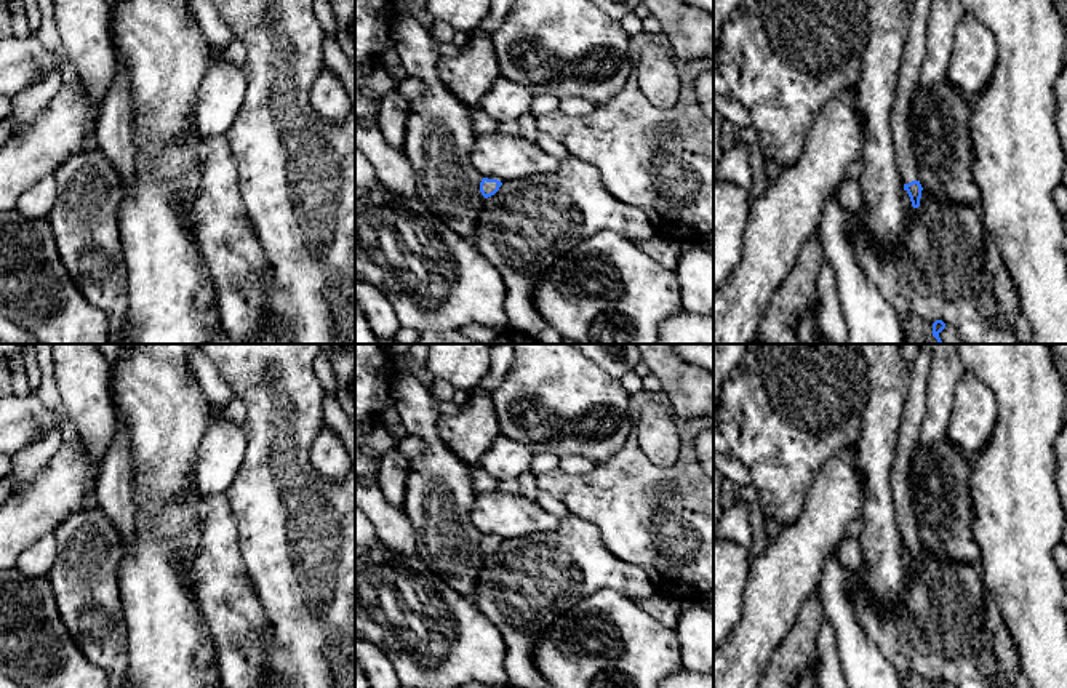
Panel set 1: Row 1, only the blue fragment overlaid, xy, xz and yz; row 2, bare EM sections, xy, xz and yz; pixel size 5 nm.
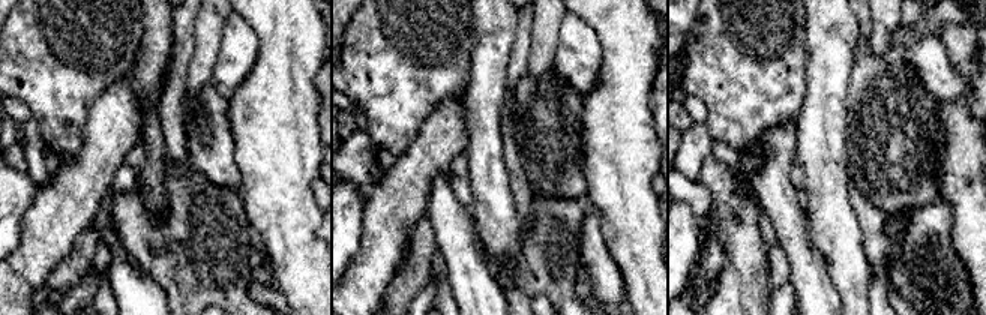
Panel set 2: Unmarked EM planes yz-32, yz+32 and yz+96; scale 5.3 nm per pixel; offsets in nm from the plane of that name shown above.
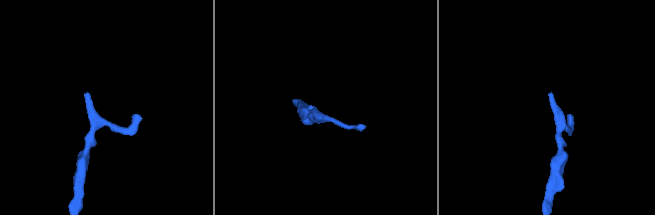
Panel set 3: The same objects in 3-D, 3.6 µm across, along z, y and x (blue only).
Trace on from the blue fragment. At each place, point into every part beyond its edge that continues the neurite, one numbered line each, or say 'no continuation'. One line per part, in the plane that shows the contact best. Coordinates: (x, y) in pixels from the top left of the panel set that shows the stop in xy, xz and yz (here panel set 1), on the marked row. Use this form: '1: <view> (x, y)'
1: yz (915, 48)

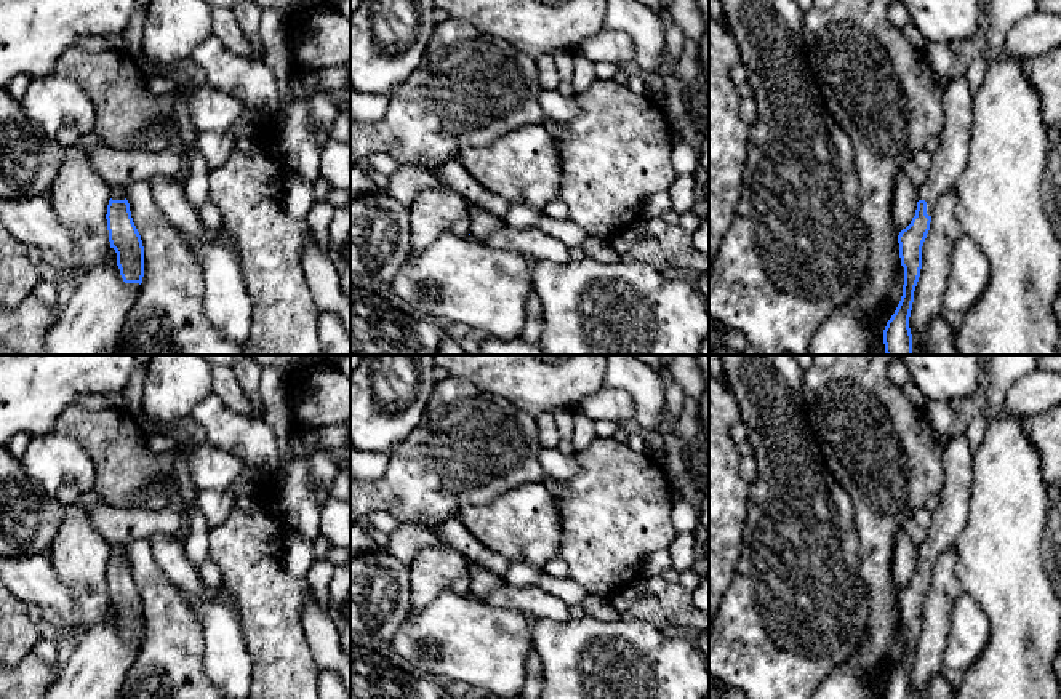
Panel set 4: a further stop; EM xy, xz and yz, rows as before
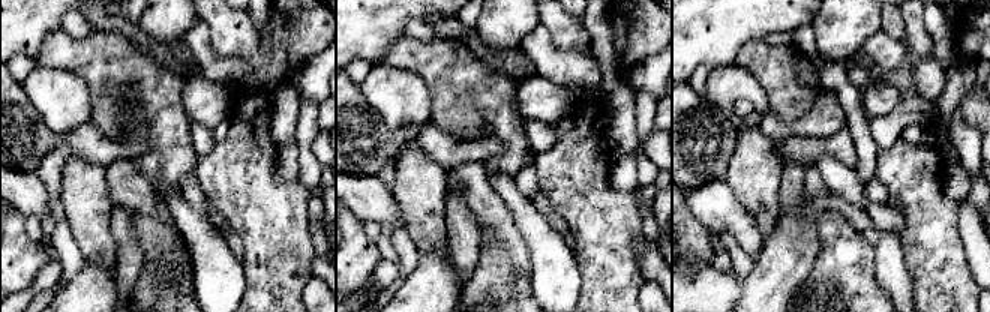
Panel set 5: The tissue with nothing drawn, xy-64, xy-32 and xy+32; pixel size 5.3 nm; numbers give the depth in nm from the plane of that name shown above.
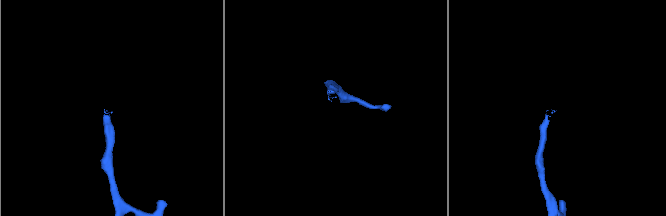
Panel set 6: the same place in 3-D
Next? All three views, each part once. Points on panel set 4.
1: yz (948, 162)

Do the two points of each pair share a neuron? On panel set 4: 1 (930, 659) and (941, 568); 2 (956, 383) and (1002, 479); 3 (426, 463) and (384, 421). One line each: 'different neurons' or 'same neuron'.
1: same neuron
2: different neurons
3: different neurons

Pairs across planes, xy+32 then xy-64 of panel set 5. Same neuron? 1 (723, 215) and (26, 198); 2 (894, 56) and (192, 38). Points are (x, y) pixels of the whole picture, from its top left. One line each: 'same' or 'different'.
1: same
2: same

